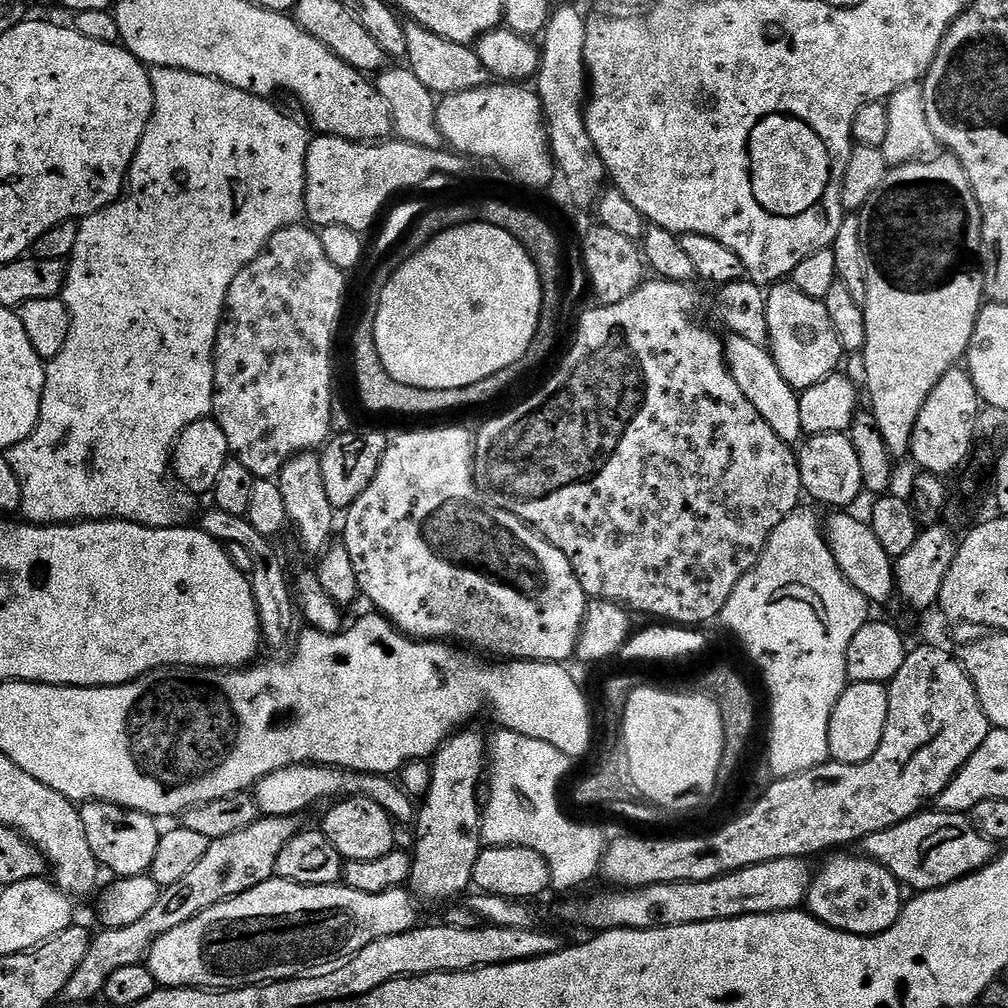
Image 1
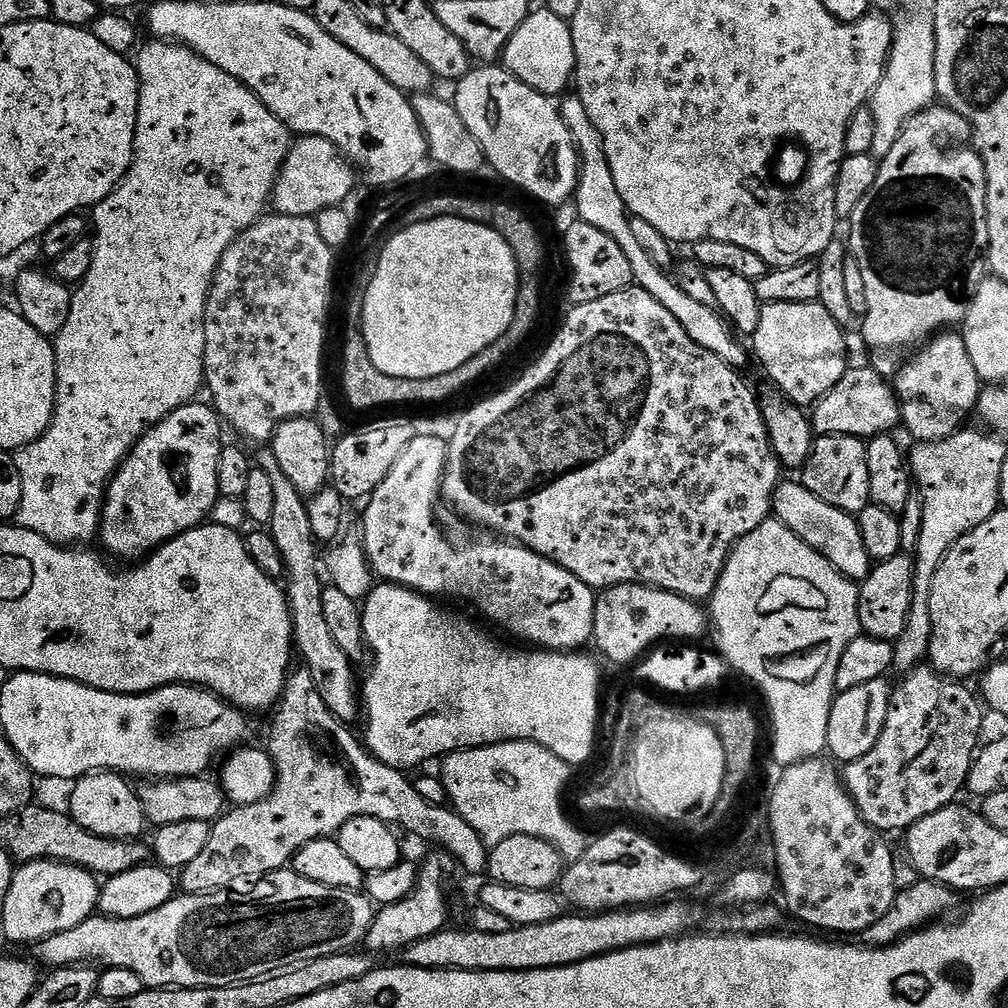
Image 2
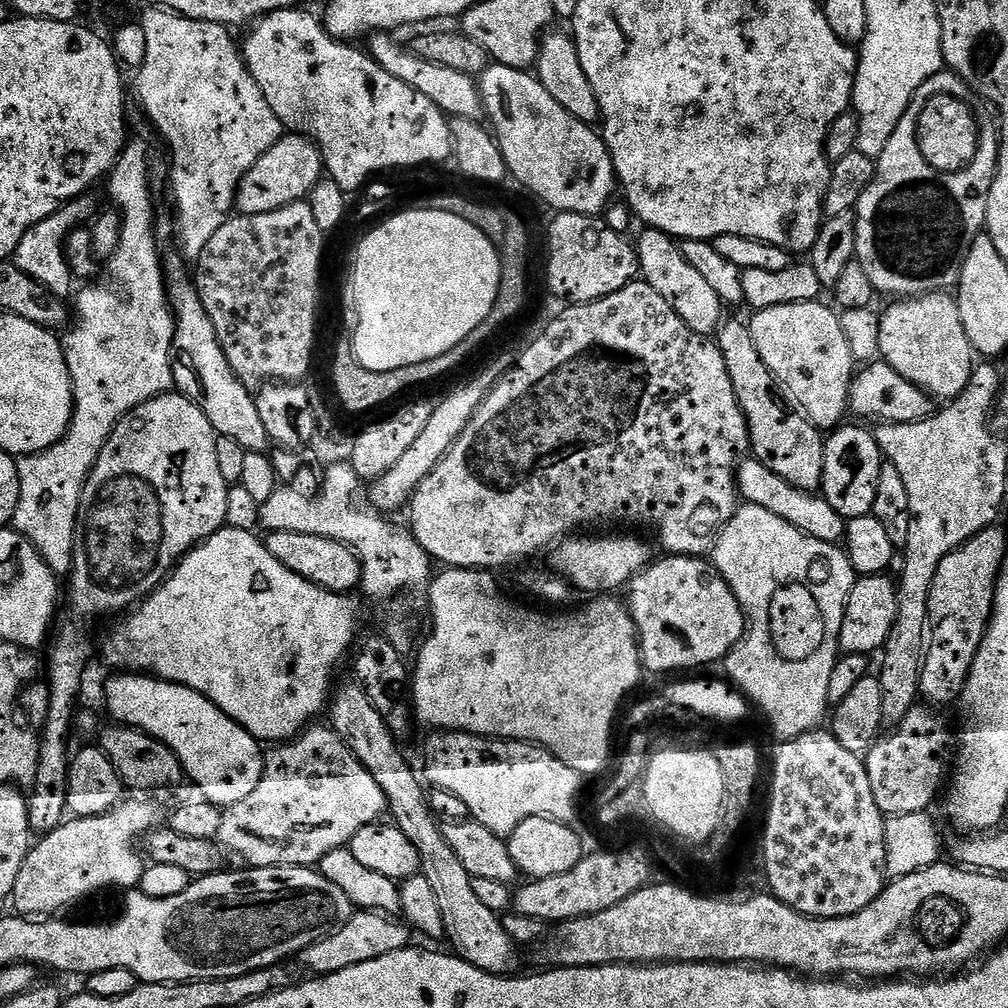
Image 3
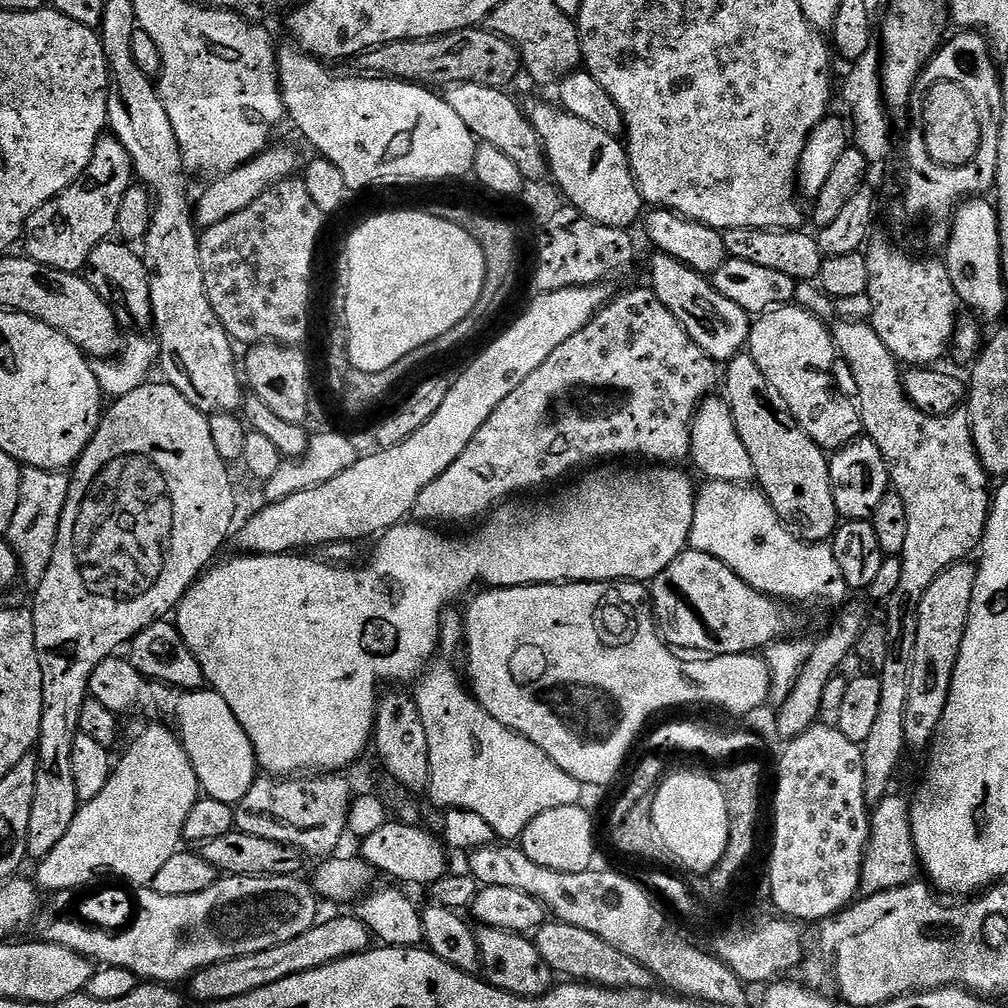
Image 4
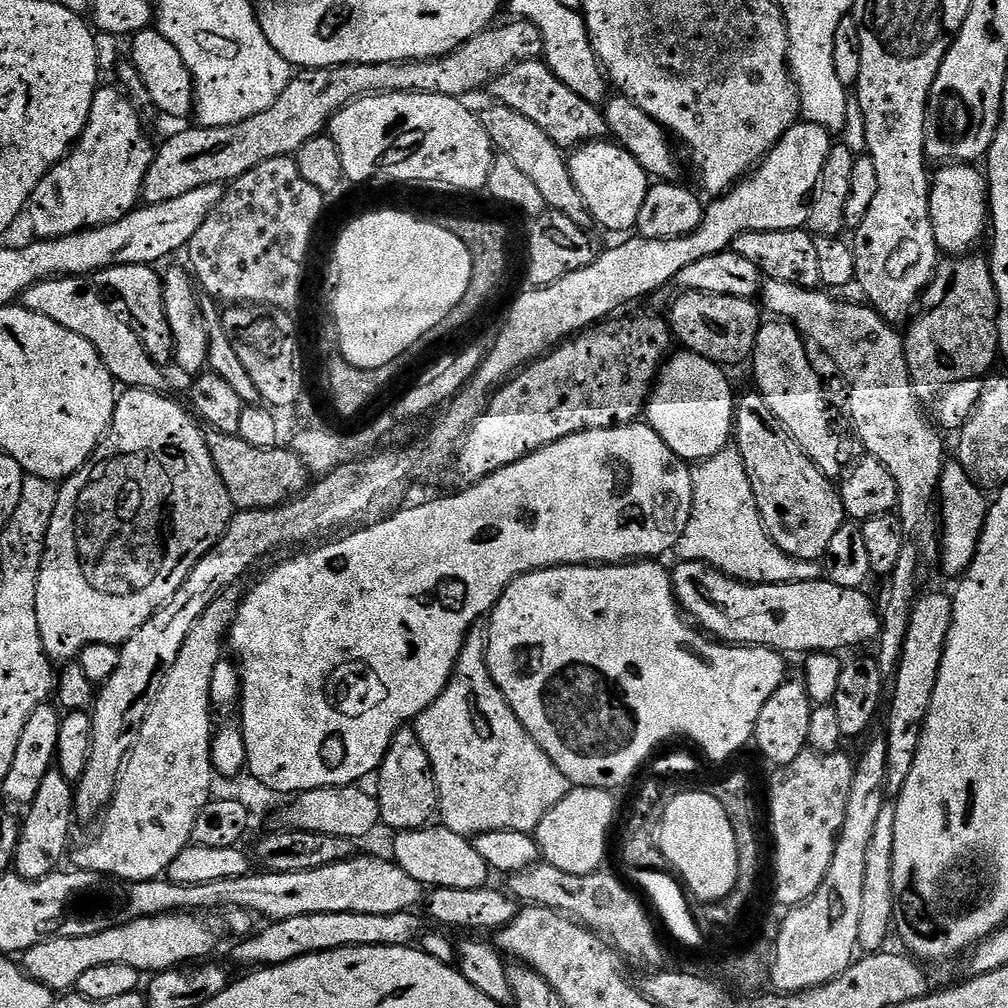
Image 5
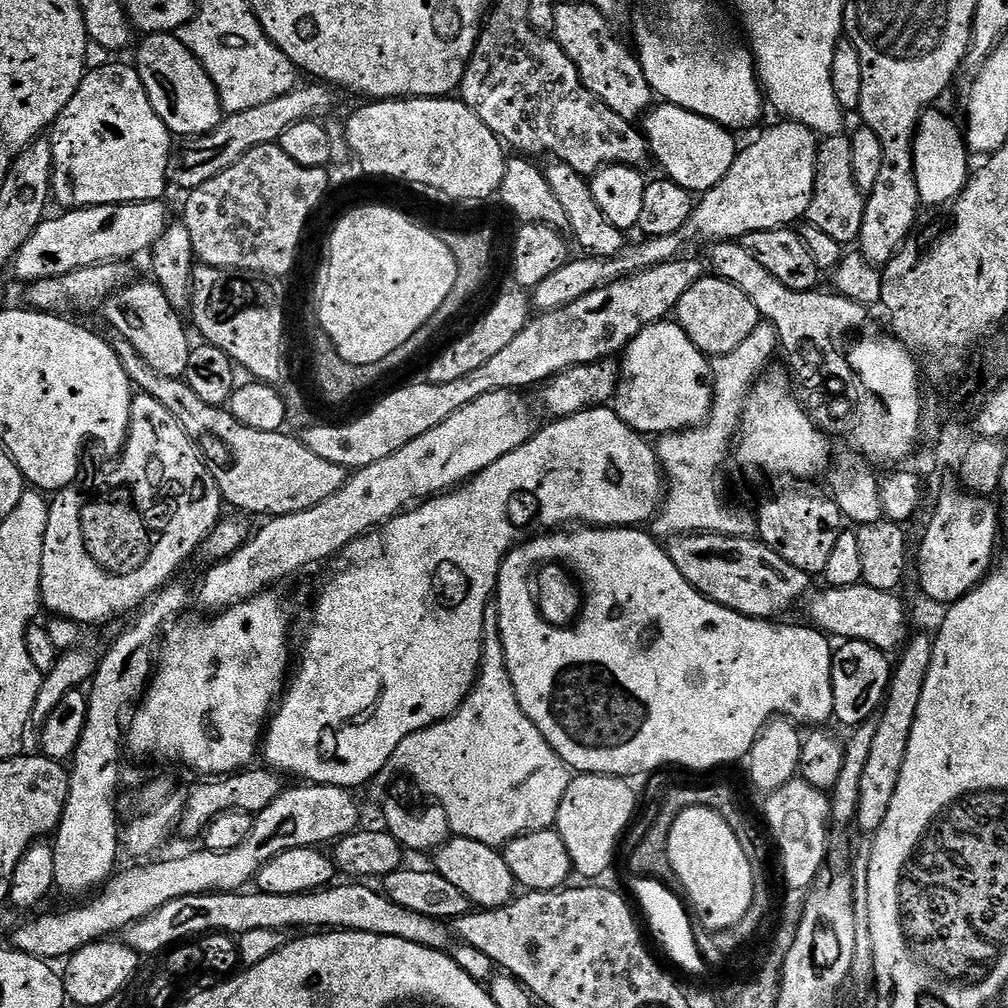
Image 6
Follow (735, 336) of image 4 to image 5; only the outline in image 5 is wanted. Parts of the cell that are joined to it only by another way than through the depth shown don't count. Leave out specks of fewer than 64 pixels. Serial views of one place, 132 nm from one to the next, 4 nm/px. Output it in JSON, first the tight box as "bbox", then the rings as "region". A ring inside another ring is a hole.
{"bbox":[666,292,762,366],"region":[[[680,292],[666,319],[670,331],[687,351],[721,366],[740,364],[749,359],[762,323],[762,308],[755,299],[715,296],[701,292]]]}

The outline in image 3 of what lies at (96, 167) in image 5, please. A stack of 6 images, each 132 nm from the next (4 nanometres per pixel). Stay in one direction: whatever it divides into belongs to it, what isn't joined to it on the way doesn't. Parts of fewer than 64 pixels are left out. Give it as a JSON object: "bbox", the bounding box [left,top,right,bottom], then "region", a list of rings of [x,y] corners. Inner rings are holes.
{"bbox":[14,194,98,298],"region":[[[85,194],[79,200],[72,200],[50,218],[38,222],[25,234],[22,242],[18,242],[16,247],[14,257],[16,267],[20,268],[31,280],[41,284],[45,293],[57,298],[68,298],[68,295],[70,295],[69,297],[73,295],[74,277],[72,267],[68,265],[66,245],[68,237],[73,232],[81,226],[87,225],[97,215],[98,207],[96,208],[95,202],[90,197],[91,195]]]}

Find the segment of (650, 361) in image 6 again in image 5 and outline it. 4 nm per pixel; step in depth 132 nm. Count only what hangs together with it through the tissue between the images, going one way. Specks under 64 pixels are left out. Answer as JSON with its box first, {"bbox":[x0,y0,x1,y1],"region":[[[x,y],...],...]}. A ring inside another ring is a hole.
{"bbox":[646,350,737,462],"region":[[[687,350],[673,351],[665,360],[656,383],[652,385],[652,395],[648,397],[646,422],[670,446],[674,454],[678,454],[685,462],[699,462],[718,454],[729,447],[734,436],[737,397],[732,396],[732,384],[721,365],[710,362],[698,354]]]}

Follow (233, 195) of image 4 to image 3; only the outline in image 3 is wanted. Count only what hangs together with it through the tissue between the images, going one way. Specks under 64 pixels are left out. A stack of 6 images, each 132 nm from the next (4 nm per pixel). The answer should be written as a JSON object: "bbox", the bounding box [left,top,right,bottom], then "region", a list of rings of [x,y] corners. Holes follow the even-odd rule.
{"bbox":[235,134,325,216],"region":[[[285,134],[280,137],[266,154],[244,175],[244,180],[236,192],[235,211],[242,216],[250,214],[270,214],[270,210],[278,210],[287,204],[301,203],[305,198],[311,196],[316,184],[319,184],[325,175],[324,157],[319,148],[307,136],[297,136],[295,134]]]}

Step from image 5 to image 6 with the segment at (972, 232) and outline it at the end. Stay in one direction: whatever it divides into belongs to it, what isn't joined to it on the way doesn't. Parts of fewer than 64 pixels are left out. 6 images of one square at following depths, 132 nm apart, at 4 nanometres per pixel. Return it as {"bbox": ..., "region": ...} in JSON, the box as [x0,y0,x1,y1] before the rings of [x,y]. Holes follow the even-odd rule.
{"bbox":[912,110,970,210],"region":[[[929,110],[920,115],[916,124],[916,136],[912,140],[912,157],[921,205],[925,209],[940,210],[951,205],[952,201],[958,198],[960,191],[968,185],[970,153],[961,127],[959,130],[946,113],[936,111]]]}

